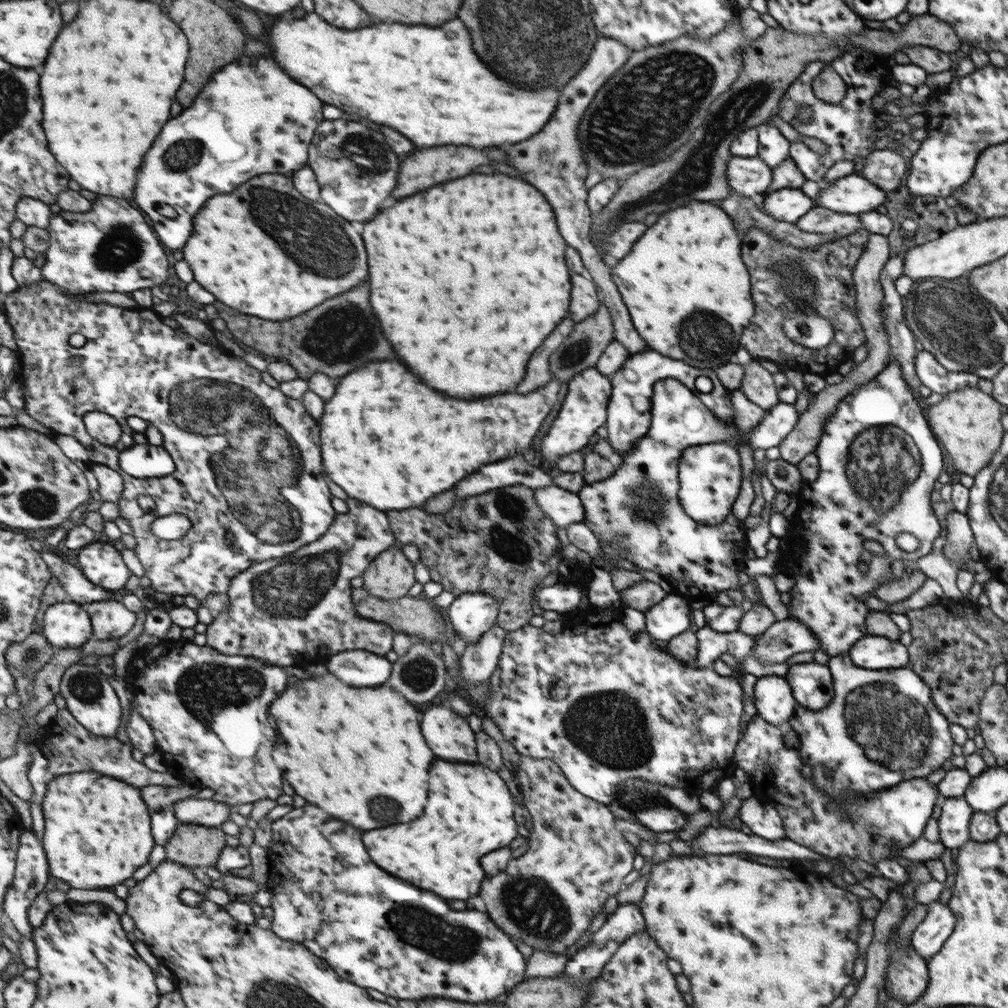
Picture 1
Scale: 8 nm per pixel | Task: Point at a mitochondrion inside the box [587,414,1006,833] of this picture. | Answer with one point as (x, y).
(885, 709)

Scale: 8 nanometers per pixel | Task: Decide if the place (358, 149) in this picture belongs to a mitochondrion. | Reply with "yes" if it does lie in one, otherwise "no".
yes

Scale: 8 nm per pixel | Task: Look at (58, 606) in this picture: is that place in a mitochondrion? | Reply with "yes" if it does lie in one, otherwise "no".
no

